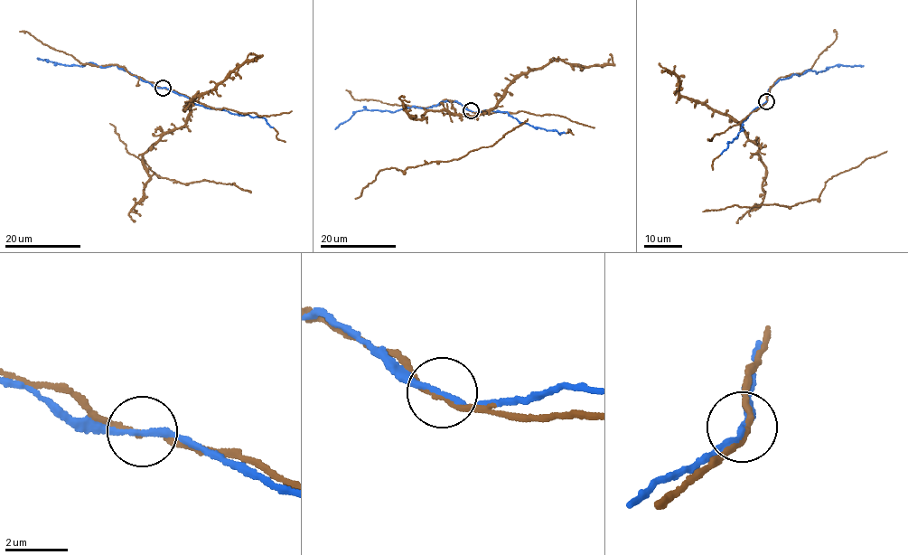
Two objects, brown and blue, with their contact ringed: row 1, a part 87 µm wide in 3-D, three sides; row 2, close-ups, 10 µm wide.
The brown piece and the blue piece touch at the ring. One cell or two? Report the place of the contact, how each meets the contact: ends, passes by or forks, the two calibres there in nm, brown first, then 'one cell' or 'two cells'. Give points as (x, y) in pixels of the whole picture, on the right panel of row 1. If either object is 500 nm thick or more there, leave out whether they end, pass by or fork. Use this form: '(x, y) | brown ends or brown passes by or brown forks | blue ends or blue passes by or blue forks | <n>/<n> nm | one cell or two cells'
(766, 101) | brown passes by | blue passes by | 160/170 nm | one cell

